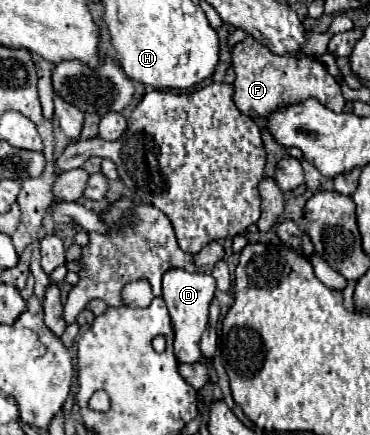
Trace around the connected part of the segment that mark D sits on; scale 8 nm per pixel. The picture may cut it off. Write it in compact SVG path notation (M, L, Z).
M174 268L174 270L168 270L164 274L162 296L164 296L164 302L168 306L174 334L176 334L174 354L176 354L178 362L184 362L184 364L200 362L200 358L202 358L200 338L208 326L208 306L214 298L214 290L216 290L216 280L210 274L190 274L182 268Z

